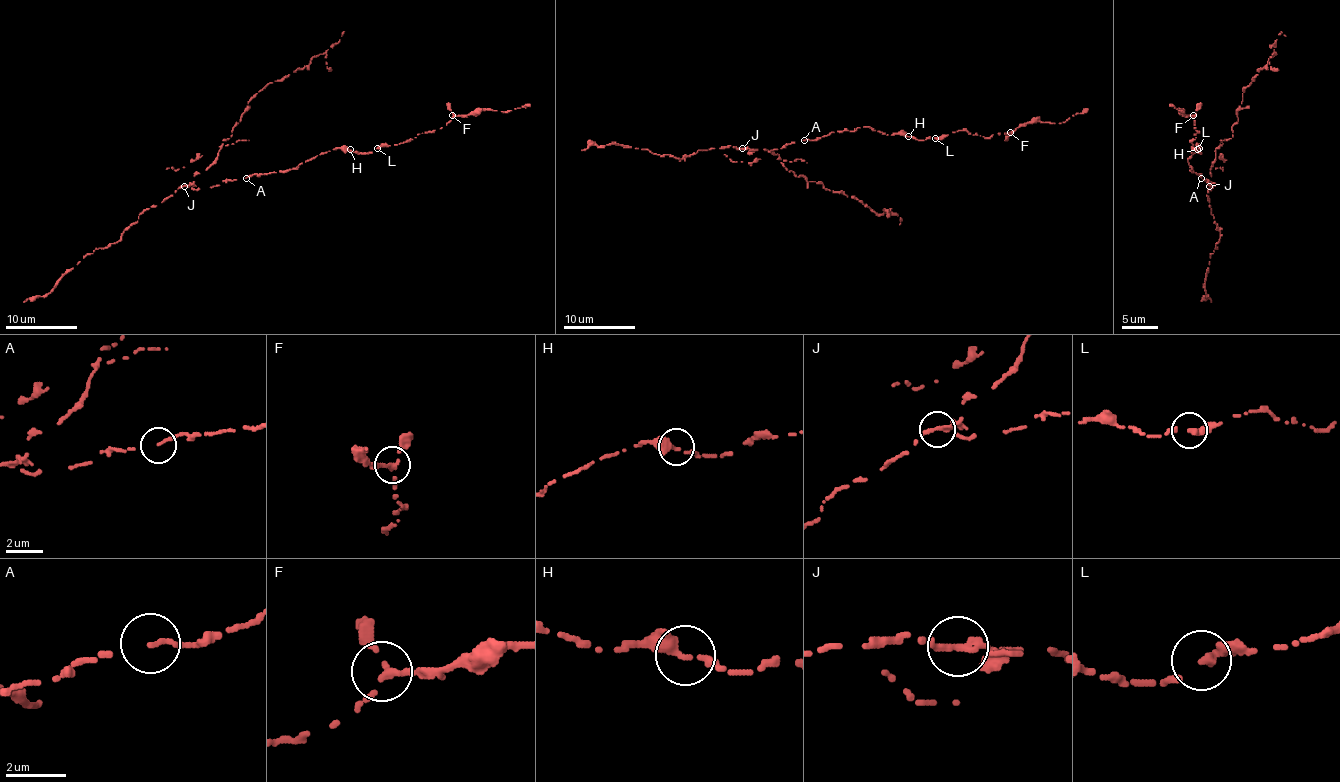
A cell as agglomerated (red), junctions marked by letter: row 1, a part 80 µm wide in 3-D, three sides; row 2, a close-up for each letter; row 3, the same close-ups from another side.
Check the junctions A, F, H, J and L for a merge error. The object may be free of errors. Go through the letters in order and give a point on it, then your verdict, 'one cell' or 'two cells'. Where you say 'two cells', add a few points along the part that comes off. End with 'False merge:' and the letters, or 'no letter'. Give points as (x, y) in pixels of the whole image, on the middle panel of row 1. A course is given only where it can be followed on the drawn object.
A: place (804, 140); one cell
F: place (1010, 132); one cell
H: place (908, 136); one cell
J: place (742, 148); two cells; course (742, 149), (769, 150), (798, 177), (861, 201), (877, 213), (895, 213), (901, 217), (899, 224)
L: place (935, 138); one cell
False merge: J

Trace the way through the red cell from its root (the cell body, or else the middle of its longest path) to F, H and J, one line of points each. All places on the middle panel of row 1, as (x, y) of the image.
F: (804, 140), (818, 140), (857, 127), (917, 140), (956, 131), (985, 138), (1010, 132)
H: (804, 140), (818, 140), (838, 131), (854, 131), (857, 127), (872, 127), (879, 132), (908, 136)
J: (804, 140), (771, 150), (742, 149)

